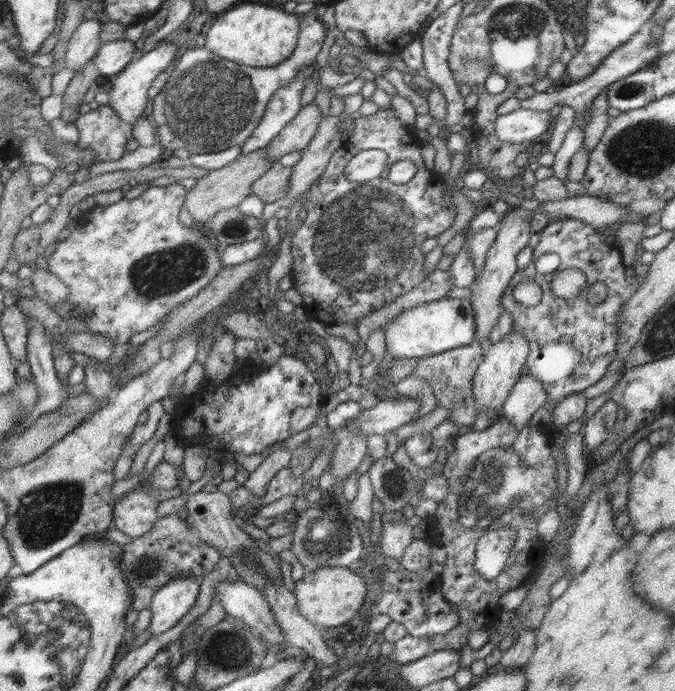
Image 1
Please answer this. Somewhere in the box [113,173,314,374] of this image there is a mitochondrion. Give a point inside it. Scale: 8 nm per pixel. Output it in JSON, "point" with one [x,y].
{"point":[169,271]}

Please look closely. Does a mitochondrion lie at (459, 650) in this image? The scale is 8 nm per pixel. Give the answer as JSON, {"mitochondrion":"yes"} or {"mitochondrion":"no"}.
{"mitochondrion":"no"}

